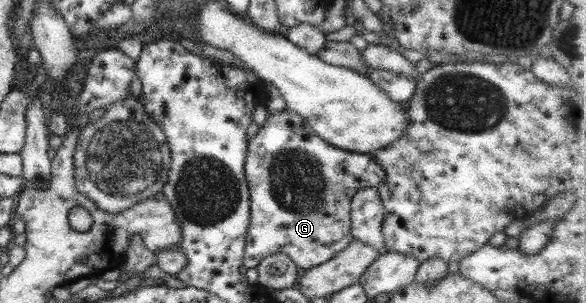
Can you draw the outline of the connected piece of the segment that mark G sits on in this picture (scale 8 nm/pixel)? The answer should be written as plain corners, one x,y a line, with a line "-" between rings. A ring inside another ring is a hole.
286,109
268,113
254,137
247,140
243,173
250,202
250,221
242,259
244,268
255,268
265,256
282,253
305,270
325,263
351,244
354,239
349,221
351,198
358,190
378,186
385,175
371,154
358,154
333,147
318,138
302,117

